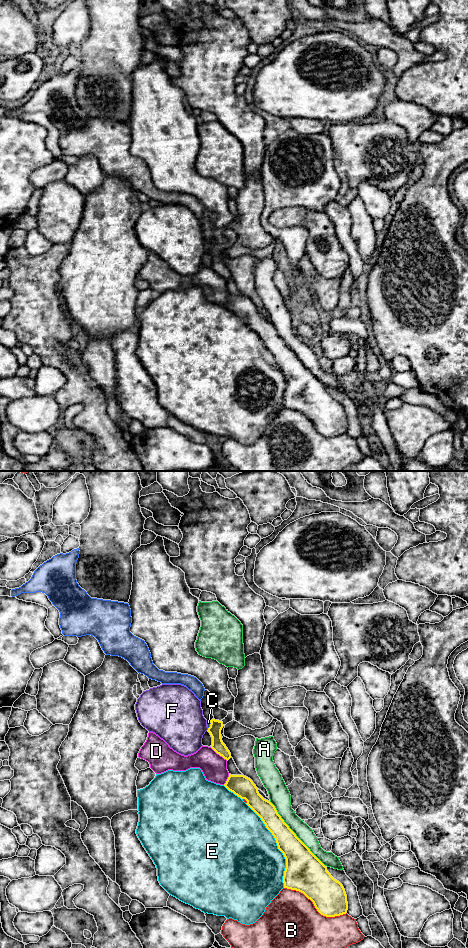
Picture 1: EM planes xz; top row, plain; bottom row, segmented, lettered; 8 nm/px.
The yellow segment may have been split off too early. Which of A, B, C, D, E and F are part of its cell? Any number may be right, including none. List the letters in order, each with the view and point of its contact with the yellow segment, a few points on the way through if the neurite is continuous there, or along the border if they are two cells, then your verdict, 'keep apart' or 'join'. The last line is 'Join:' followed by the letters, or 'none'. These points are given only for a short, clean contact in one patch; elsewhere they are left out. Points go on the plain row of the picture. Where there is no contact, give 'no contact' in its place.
A: meets yellow in xz at (295, 354); keep apart
B: meets yellow in xz at (315, 427); keep apart
C: meets yellow in xz at (210, 245); border along xz (210, 241), (208, 248); keep apart
D: meets yellow in xz at (219, 274); keep apart
E: meets yellow in xz at (277, 365); keep apart
F: meets yellow in xz at (208, 249); border along xz (208, 248), (206, 250); keep apart
Join: none

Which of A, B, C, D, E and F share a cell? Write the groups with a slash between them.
A / B D / C / E / F

